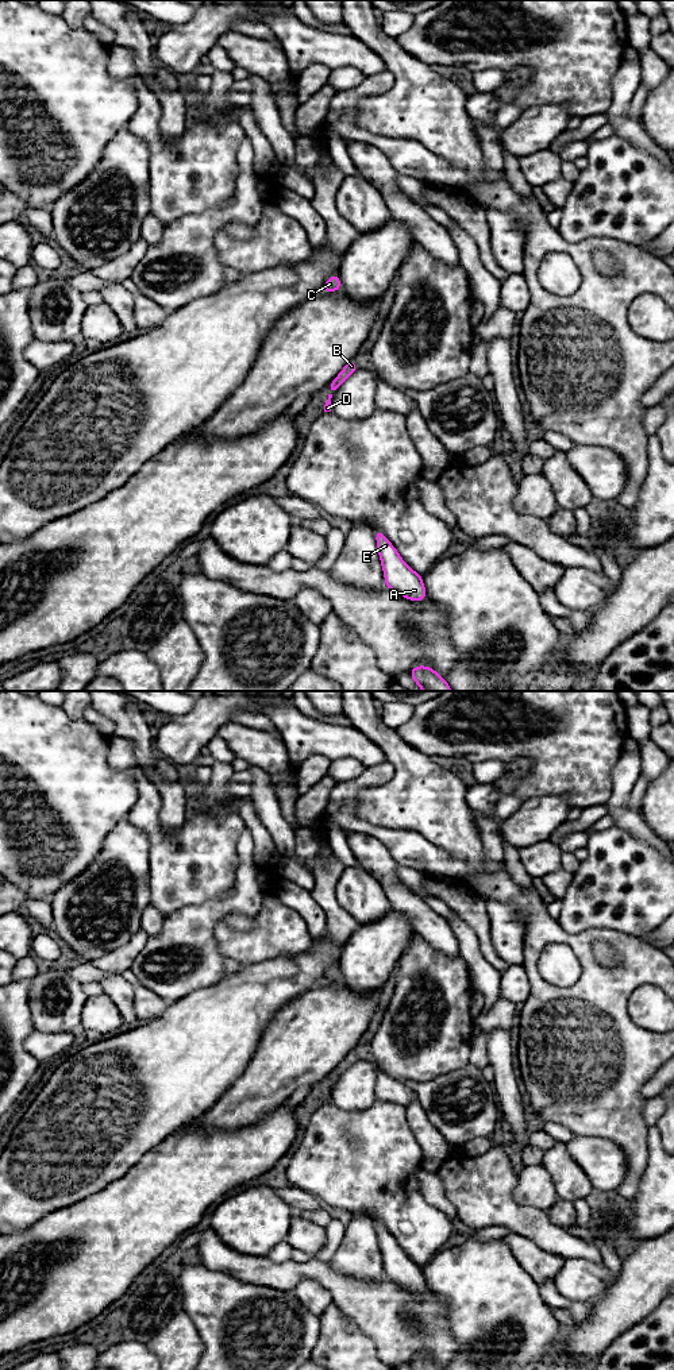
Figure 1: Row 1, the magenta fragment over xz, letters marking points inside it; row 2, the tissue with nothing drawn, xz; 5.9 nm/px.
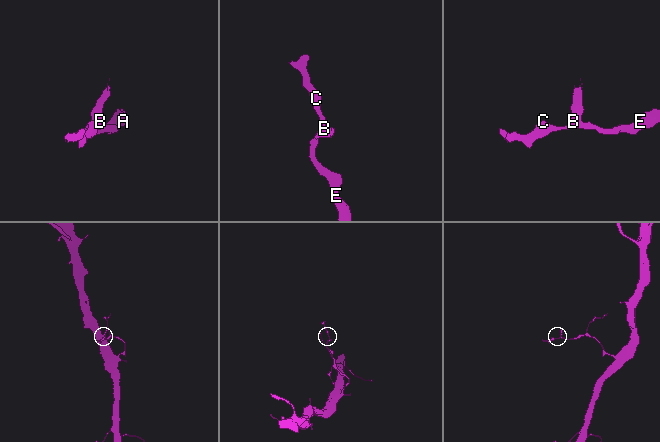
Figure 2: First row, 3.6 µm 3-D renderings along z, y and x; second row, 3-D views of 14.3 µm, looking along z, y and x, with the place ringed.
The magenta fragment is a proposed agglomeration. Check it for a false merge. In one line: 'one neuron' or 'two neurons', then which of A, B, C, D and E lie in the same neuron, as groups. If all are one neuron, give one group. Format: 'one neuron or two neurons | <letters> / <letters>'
one neuron | A B C D E

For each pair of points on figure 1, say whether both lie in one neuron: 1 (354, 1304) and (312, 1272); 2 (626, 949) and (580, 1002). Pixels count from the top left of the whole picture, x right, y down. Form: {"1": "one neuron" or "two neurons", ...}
{"1": "one neuron", "2": "one neuron"}

